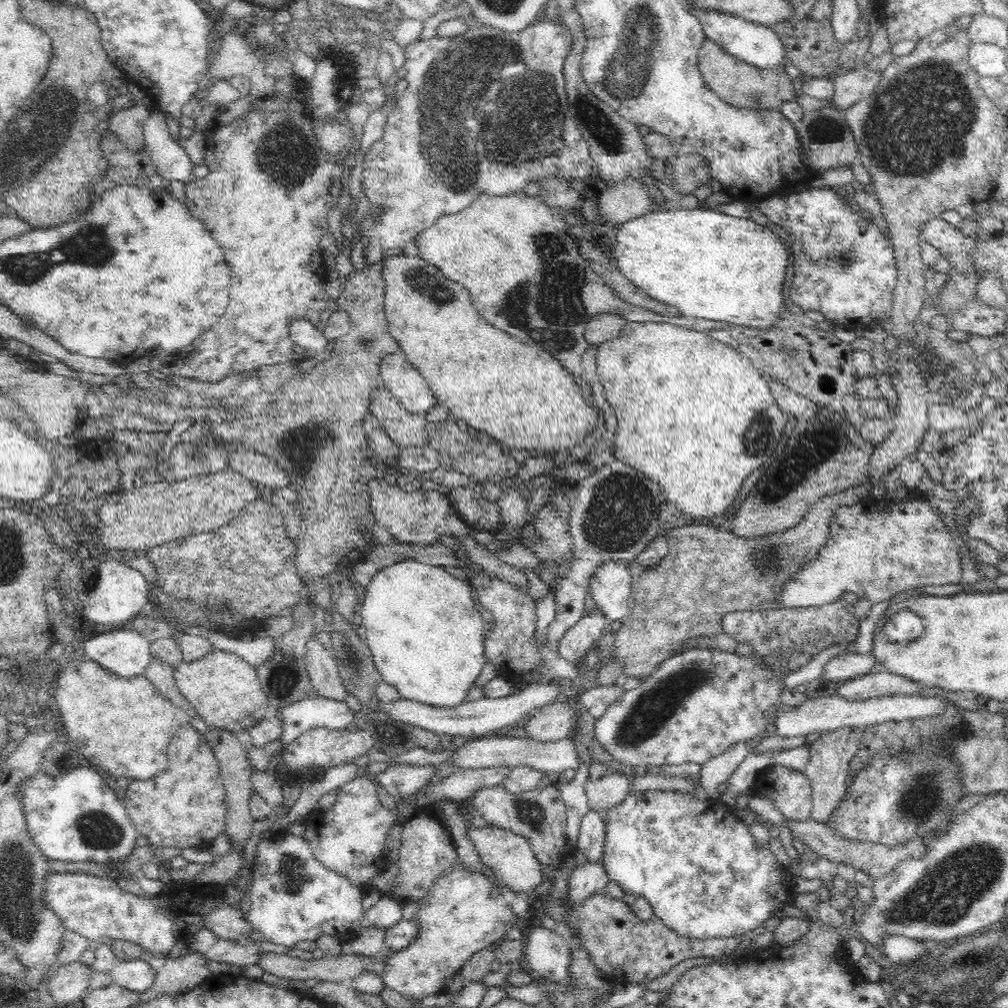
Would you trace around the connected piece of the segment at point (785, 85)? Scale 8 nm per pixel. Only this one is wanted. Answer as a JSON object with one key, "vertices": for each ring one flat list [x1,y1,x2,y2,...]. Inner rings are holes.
{"vertices":[[710,37,702,41,698,52,698,70,702,73,708,88,734,108,778,110,786,101,796,101,801,92,794,91,793,83,784,68,762,70,727,54]]}

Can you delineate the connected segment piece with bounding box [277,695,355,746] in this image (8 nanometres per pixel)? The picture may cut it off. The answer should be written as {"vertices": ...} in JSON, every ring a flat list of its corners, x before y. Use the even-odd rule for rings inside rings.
{"vertices":[[322,695,294,701,288,706,279,708,277,716,283,720,280,741,284,746,294,742,308,730,320,727,340,730,355,722,354,713,346,701,328,699]]}

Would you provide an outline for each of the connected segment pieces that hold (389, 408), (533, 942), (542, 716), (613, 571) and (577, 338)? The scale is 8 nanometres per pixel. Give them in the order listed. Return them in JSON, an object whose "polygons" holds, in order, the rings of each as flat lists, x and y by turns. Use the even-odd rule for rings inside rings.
{"polygons":[[[377,386,372,392,369,411,400,448,428,444,429,433,426,431,427,421,424,415,404,410,386,388]],[[542,925,530,929,524,957,529,963,530,972,537,978,553,982,565,982,572,964,570,944,561,930,548,930]],[[564,699,563,703,552,701,525,719,528,737,537,741,559,741,568,738,572,724,577,720,577,704,574,699]],[[606,561,590,577,589,592,609,622,622,621,631,610,633,575,623,562]],[[524,191,506,196,492,196,479,193,472,205,467,206,456,214,440,215,436,222,416,236,415,244,419,250,419,257,432,263,444,272,446,278,452,278,454,282,460,282,466,286,472,294,472,302,478,308,478,312,490,322,492,326,514,338,522,340,524,344,544,342,544,346,550,350,550,354,558,359,558,362,570,373,579,378,583,375,582,356,589,347,585,339,587,322,596,316,609,312,624,316,629,322,665,322,674,326,707,332,708,319,682,316,682,318,670,318,660,316,656,312,650,312,646,308,624,302,613,293,612,287,590,268,588,260,584,260,578,252,578,242,570,235,570,228,575,228,573,214,562,212,544,203,540,196,532,197],[534,302,558,302,558,316,546,318,540,304]]]}

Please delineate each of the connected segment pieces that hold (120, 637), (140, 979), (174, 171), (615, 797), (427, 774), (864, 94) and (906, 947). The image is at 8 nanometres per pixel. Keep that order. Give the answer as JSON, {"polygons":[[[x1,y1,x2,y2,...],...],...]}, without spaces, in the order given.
{"polygons":[[[132,628,118,630,118,632,98,634,98,636,94,636,92,640,84,642,83,648,84,654,82,658,97,662,103,665,106,670,110,670,110,672,126,678,144,675,145,668,153,657,151,642]],[[144,960,120,961,112,970,114,982,139,993,145,993,155,981,157,972]],[[156,107,150,110,150,118,143,126,144,149,152,157,156,170,167,182,180,180,187,183,197,178,192,173,193,163,184,147,170,135,165,114]],[[613,771,595,781,589,780,584,785,591,810,601,812,620,804,632,790,631,775,624,775]],[[394,764,380,773,376,778,379,784,394,798,406,798,418,793,434,775,435,767,420,767,420,765]],[[867,68,850,70,831,77,834,94,831,100,840,111,846,111,859,100,868,98,880,82,882,72]],[[886,935,883,939,884,948,882,953,884,953,890,960,890,963,893,964,911,964,912,961,918,961,926,954,934,954,933,952,929,952,920,941,908,938,906,936]]]}

